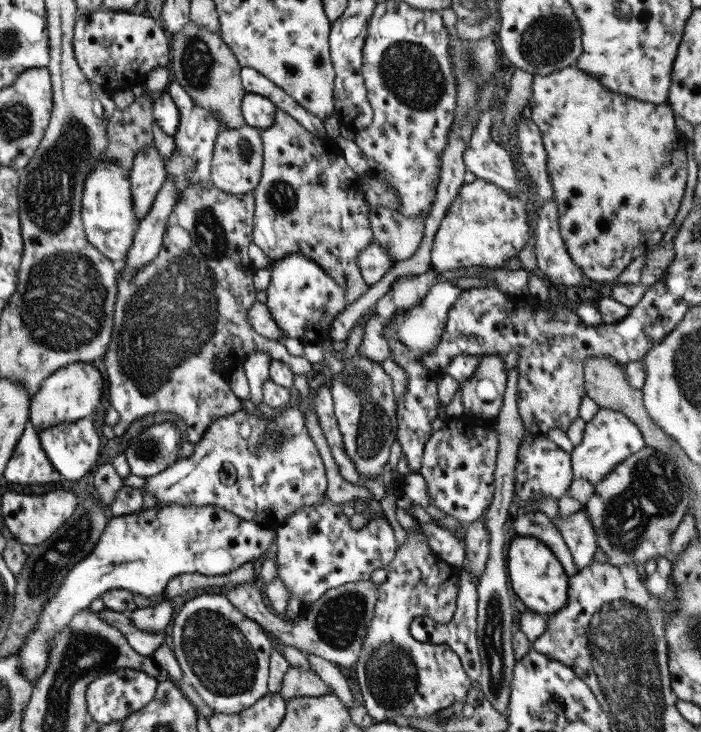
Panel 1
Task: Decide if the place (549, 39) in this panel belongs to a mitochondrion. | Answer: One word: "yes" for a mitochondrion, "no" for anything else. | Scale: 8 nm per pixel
yes

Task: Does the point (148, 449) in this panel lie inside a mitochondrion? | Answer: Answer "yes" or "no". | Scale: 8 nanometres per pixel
yes

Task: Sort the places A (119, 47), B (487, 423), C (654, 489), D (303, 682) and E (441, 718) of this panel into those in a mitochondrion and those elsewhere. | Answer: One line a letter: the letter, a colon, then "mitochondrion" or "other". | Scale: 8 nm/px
A: other
B: other
C: mitochondrion
D: other
E: other

